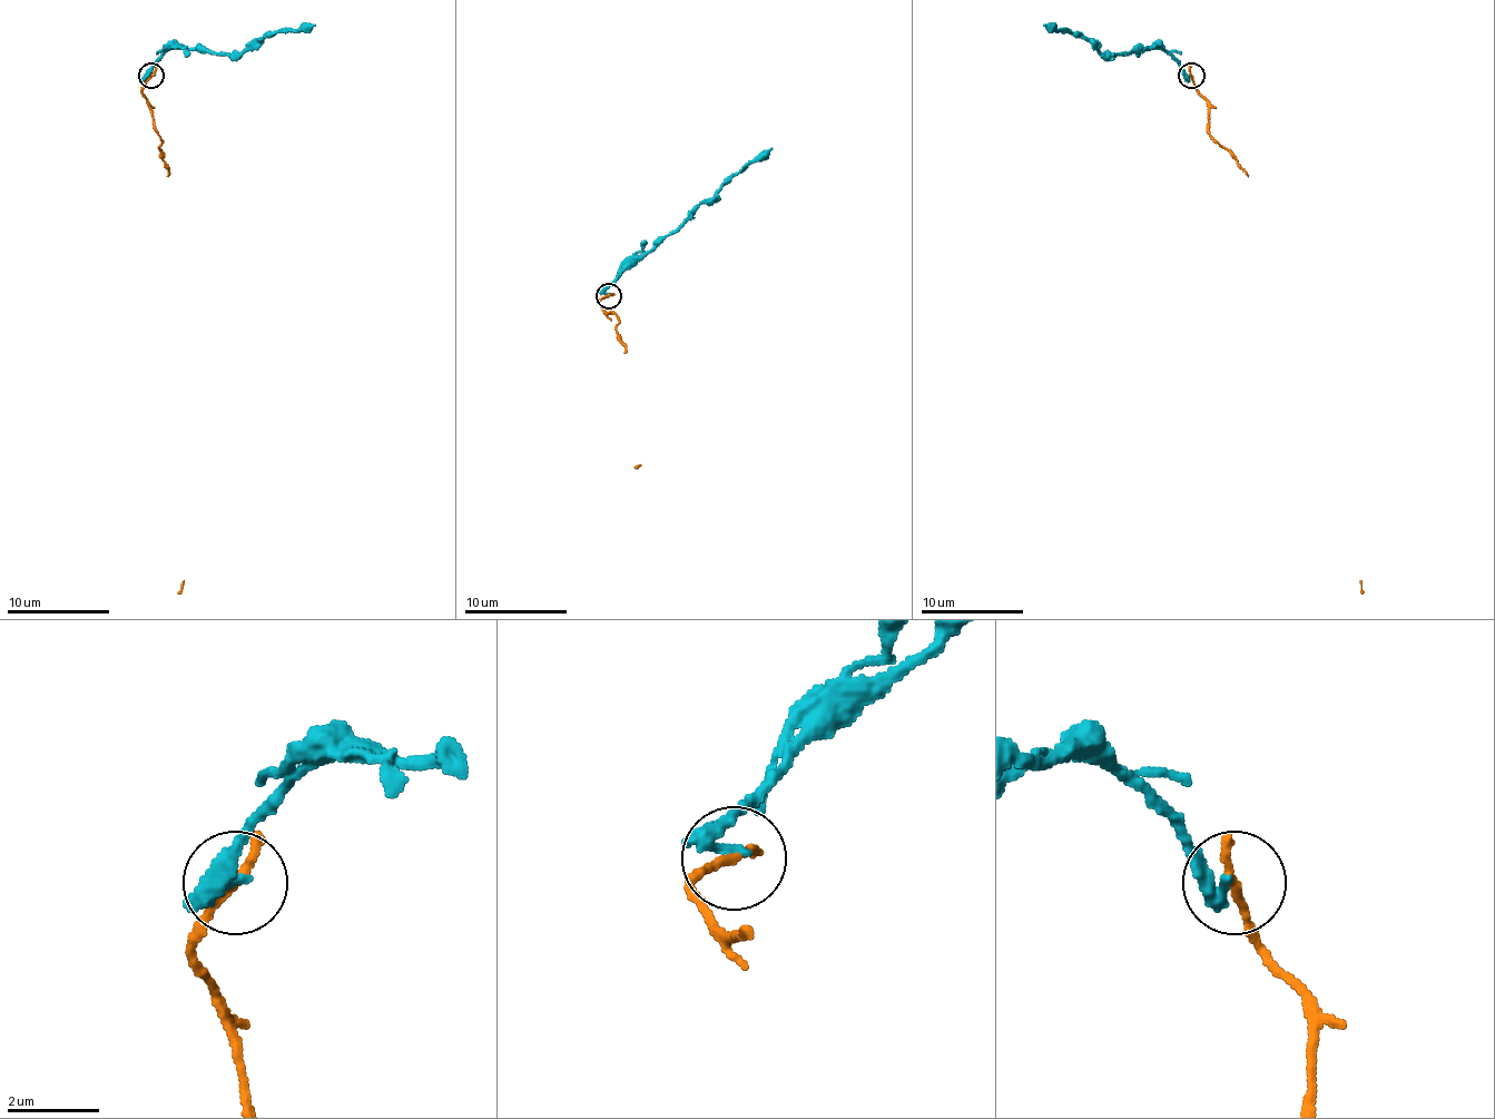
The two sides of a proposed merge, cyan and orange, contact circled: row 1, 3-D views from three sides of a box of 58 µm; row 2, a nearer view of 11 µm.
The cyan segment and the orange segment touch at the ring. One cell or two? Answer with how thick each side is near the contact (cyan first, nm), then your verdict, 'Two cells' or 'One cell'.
Thickness 320 nm (cyan) against 240 nm. Two cells

